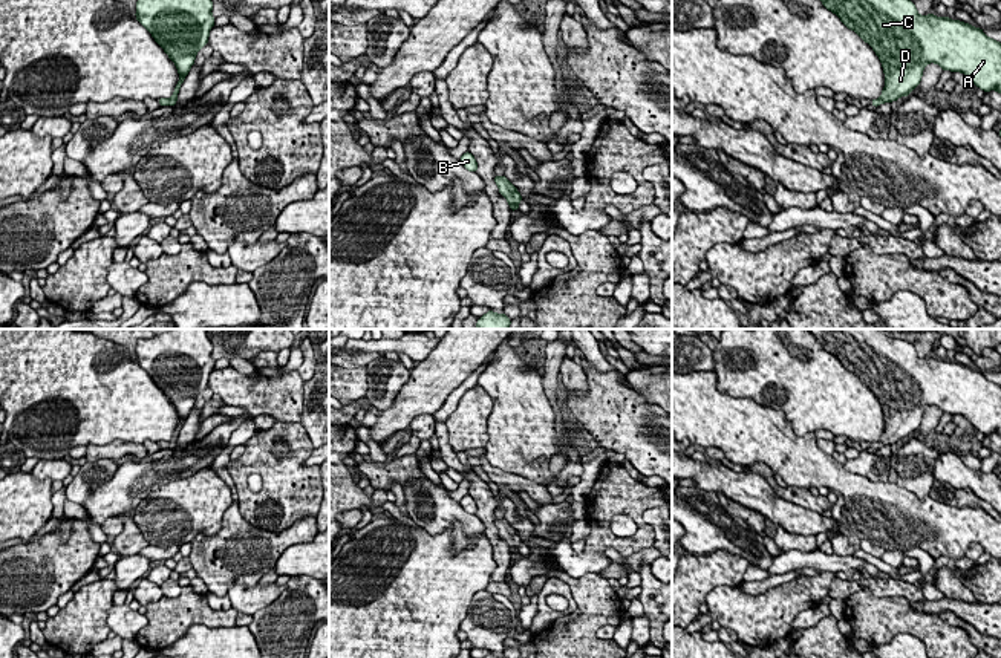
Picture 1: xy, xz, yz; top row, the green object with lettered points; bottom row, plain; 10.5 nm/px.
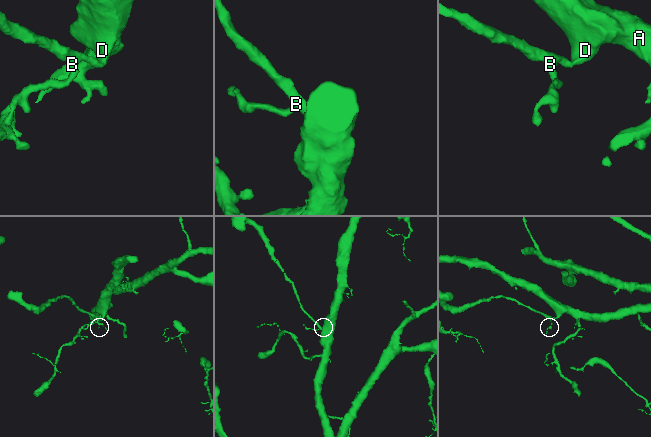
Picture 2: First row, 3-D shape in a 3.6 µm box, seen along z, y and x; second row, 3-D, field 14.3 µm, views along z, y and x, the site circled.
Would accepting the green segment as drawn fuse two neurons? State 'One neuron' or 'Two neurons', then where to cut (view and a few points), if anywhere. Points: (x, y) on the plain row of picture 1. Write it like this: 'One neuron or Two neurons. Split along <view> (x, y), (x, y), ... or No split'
One neuron. No split

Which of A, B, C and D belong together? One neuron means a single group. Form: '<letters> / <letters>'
A B C D

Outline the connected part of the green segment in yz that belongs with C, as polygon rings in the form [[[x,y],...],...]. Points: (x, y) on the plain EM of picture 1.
[[[880,329],[805,331],[810,331],[822,347],[868,386],[879,399],[886,427],[880,441],[871,442],[874,450],[912,436],[929,406],[938,407],[943,413],[964,416],[984,435],[1001,436],[1001,386],[989,381],[981,370],[949,360],[920,358],[911,343],[886,337]]]

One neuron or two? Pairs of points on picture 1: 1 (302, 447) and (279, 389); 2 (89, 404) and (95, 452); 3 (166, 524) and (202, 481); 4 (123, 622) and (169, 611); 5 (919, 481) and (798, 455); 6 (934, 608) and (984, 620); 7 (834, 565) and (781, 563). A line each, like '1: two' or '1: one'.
1: two
2: two
3: one
4: two
5: two
6: one
7: one

